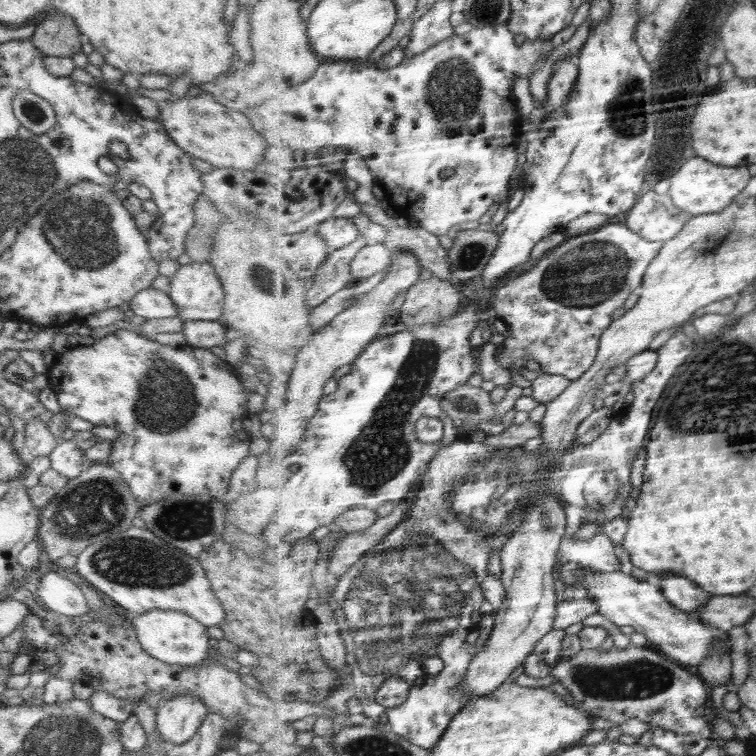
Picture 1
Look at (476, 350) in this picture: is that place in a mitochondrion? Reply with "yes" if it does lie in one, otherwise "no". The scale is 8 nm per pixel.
no

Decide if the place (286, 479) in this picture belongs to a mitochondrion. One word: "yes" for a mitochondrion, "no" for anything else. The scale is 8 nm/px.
no

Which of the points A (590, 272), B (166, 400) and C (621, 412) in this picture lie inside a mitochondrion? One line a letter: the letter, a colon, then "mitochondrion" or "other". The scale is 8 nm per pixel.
A: mitochondrion
B: mitochondrion
C: other

